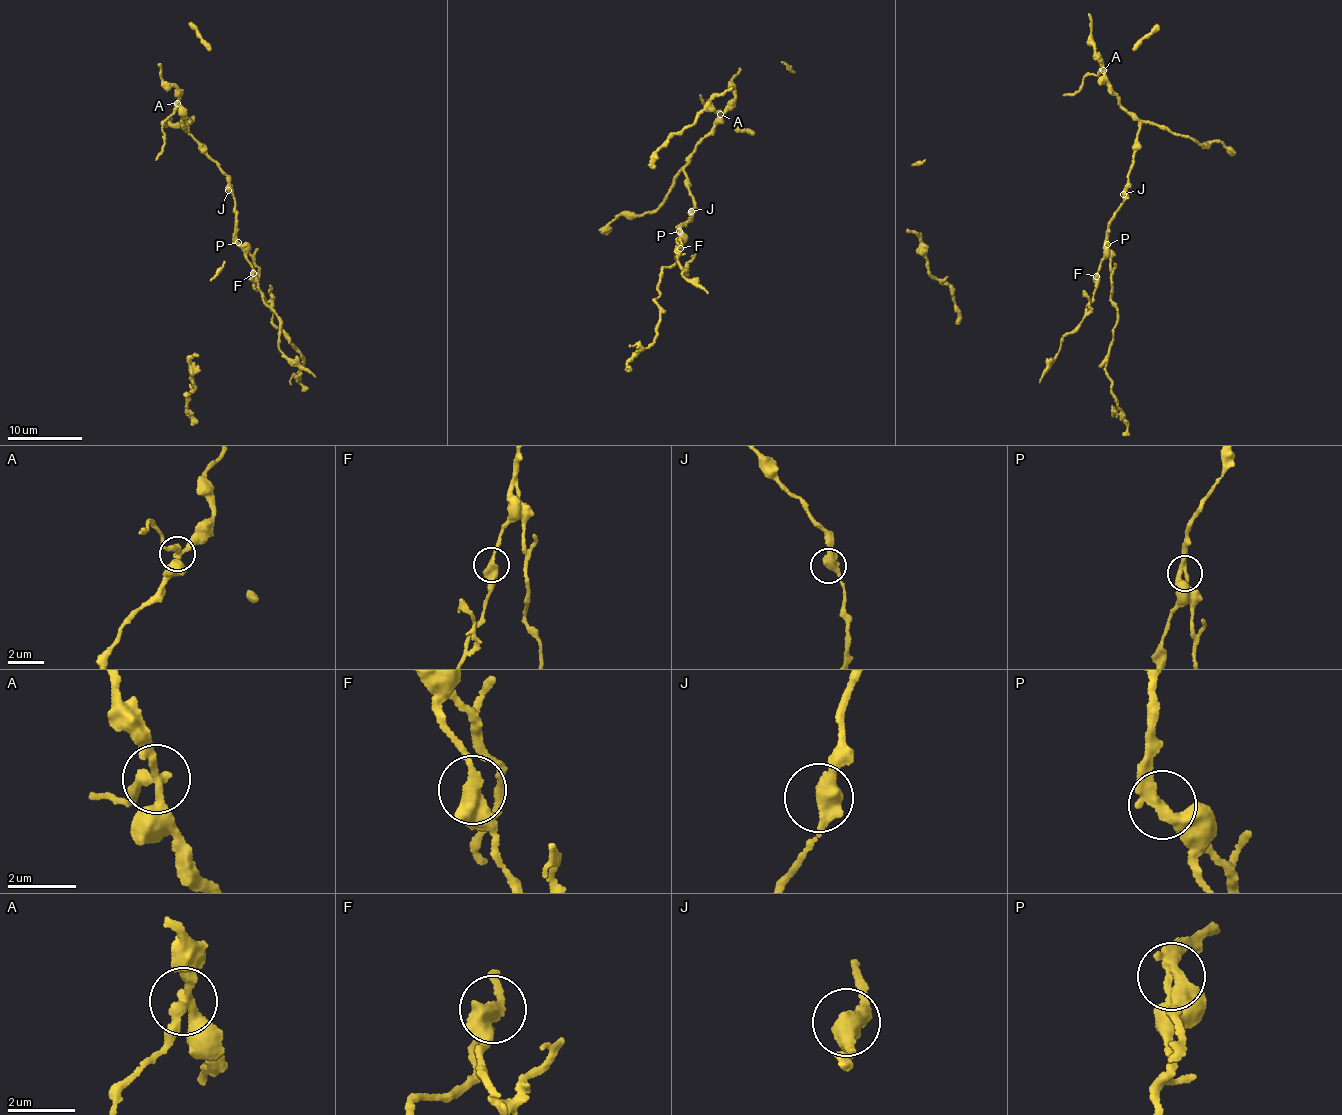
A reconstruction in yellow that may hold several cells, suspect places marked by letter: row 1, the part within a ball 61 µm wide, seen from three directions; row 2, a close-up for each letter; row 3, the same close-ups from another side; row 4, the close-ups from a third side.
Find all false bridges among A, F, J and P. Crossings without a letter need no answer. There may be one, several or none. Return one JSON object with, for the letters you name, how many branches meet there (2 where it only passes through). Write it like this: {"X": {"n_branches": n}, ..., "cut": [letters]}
{"A": {"n_branches": 3}, "P": {"n_branches": 2}, "cut": ["A", "P"]}

